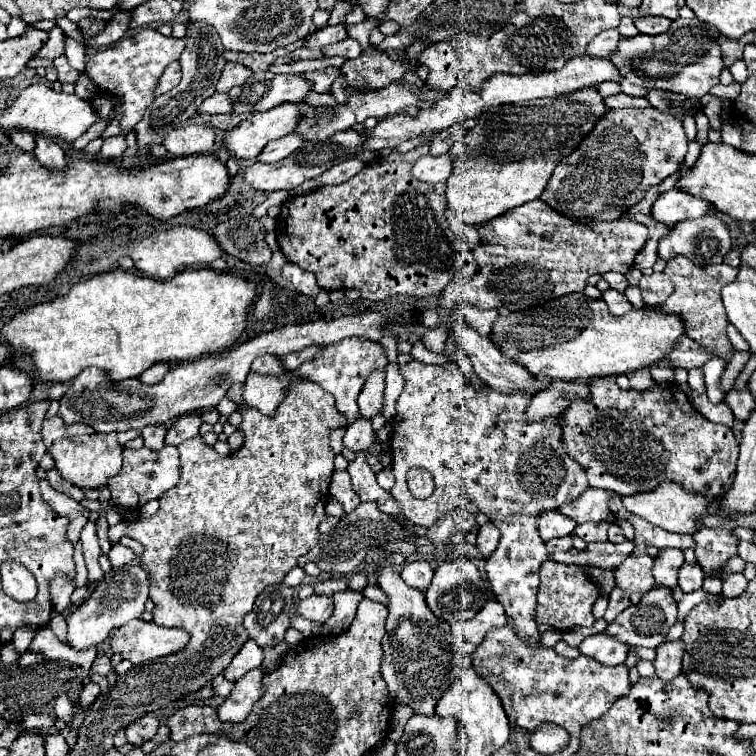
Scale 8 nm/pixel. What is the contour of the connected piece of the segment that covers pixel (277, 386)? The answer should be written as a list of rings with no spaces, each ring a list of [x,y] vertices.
[[[249,373],[245,381],[243,399],[247,405],[257,407],[261,413],[273,415],[277,405],[281,403],[287,385],[289,385],[287,377],[263,377],[257,373]]]

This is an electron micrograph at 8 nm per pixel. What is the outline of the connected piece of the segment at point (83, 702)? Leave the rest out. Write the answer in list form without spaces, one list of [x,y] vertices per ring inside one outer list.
[[[89,683],[79,695],[79,703],[83,708],[90,707],[100,695],[100,687],[96,683]]]

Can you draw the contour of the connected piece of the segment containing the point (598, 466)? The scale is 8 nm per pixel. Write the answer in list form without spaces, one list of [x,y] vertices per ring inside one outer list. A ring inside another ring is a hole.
[[[603,377],[601,381],[591,381],[587,387],[589,387],[589,399],[583,401],[579,395],[573,395],[569,405],[565,407],[565,411],[559,415],[559,425],[561,425],[561,431],[563,431],[561,443],[563,443],[565,451],[569,453],[569,457],[573,461],[577,461],[585,469],[591,487],[613,489],[619,495],[635,495],[635,493],[643,493],[643,491],[653,491],[659,483],[669,479],[669,481],[685,485],[689,491],[699,491],[699,493],[705,493],[707,497],[713,497],[713,499],[721,497],[721,493],[725,493],[725,489],[729,489],[729,481],[733,481],[733,473],[735,473],[733,461],[737,461],[737,453],[739,453],[739,445],[737,445],[735,435],[733,435],[733,431],[727,425],[711,423],[699,411],[695,411],[695,407],[691,405],[689,397],[677,385],[659,385],[659,383],[655,383],[651,389],[645,389],[645,391],[635,391],[635,389],[627,389],[625,391],[625,389],[617,387],[615,377]]]

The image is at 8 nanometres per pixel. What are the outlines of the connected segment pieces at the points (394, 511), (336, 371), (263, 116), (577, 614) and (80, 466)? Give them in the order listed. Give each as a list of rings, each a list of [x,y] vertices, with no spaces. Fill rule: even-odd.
[[[357,451],[355,453],[355,459],[349,461],[349,467],[347,467],[347,471],[349,471],[351,477],[352,487],[357,491],[357,495],[361,497],[361,502],[377,501],[379,507],[381,507],[381,511],[385,511],[389,515],[395,515],[405,525],[409,525],[407,519],[403,517],[403,513],[399,511],[399,505],[393,501],[391,493],[379,487],[379,483],[375,479],[375,473],[371,471],[365,455],[367,455],[365,451]]]
[[[345,339],[341,343],[329,345],[323,349],[321,357],[309,361],[309,365],[301,365],[301,369],[293,371],[295,375],[301,375],[305,379],[311,379],[315,383],[319,383],[325,391],[333,393],[333,397],[337,399],[337,409],[347,417],[349,421],[355,421],[359,417],[359,407],[357,407],[357,397],[359,391],[367,379],[367,375],[373,369],[385,369],[387,367],[387,357],[383,351],[383,345],[379,345],[377,341],[371,339]]]
[[[283,103],[269,111],[253,113],[235,129],[225,131],[225,147],[235,159],[255,159],[269,141],[291,133],[299,117],[299,109],[293,103]]]
[[[545,561],[541,565],[541,585],[537,593],[537,609],[535,609],[535,623],[547,623],[557,631],[567,631],[571,627],[583,625],[591,627],[595,623],[591,615],[591,607],[599,597],[597,585],[587,577],[579,565],[565,565],[555,561]]]
[[[57,415],[53,419],[43,421],[41,435],[43,435],[43,441],[47,445],[47,451],[55,459],[55,467],[61,473],[61,477],[67,479],[69,483],[81,487],[81,489],[103,487],[105,481],[109,477],[117,475],[121,469],[123,447],[117,443],[115,433],[95,433],[95,431],[89,431],[85,435],[79,435],[79,431],[71,433],[71,429]]]

